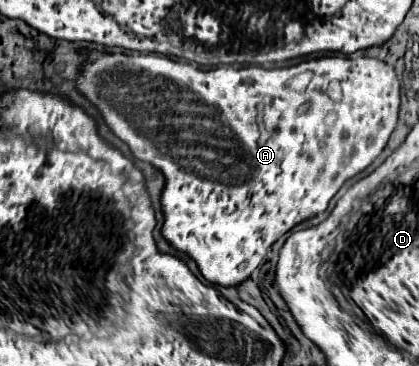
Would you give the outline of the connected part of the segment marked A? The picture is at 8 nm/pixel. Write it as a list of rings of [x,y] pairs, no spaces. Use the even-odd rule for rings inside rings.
[[[87,52],[87,62],[83,66],[83,76],[79,78],[79,90],[99,108],[105,122],[113,130],[115,136],[119,136],[123,142],[129,144],[135,158],[151,162],[155,168],[159,168],[165,178],[165,190],[161,196],[163,212],[165,212],[165,224],[163,224],[163,236],[181,252],[187,252],[199,266],[201,274],[219,286],[237,286],[249,274],[261,264],[267,248],[281,238],[285,232],[289,232],[293,226],[301,224],[307,218],[313,218],[315,214],[323,212],[329,204],[329,200],[337,194],[337,190],[343,186],[345,180],[365,170],[383,150],[387,144],[395,122],[399,114],[399,80],[395,76],[395,70],[377,60],[377,58],[347,58],[347,56],[323,56],[315,60],[301,62],[291,68],[261,68],[261,66],[217,66],[217,68],[201,68],[193,62],[181,62],[181,60],[169,60],[161,54],[99,54],[99,52]],[[311,72],[313,78],[305,88],[305,94],[295,94],[287,90],[287,82],[301,74]],[[297,106],[303,106],[305,112],[297,114]]]

